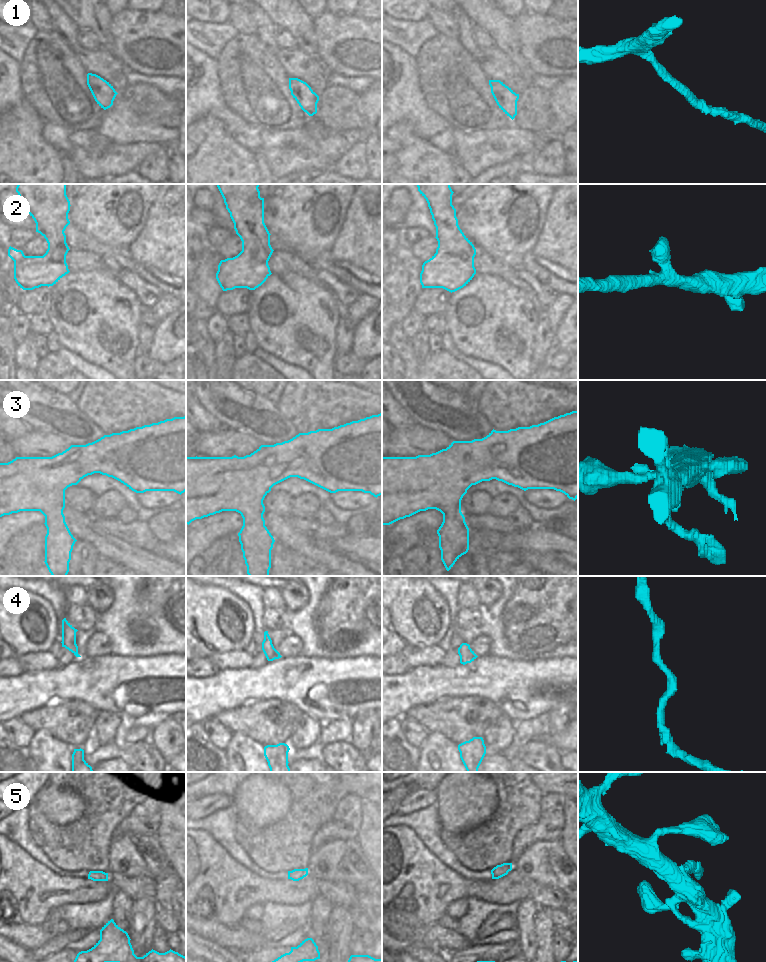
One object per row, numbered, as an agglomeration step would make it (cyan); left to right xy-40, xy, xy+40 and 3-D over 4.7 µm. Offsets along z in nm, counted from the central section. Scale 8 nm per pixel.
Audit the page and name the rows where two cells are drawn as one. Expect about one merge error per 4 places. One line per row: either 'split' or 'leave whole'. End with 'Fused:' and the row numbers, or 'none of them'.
1: leave whole
2: leave whole
3: leave whole
4: leave whole
5: leave whole
Fused: none of them

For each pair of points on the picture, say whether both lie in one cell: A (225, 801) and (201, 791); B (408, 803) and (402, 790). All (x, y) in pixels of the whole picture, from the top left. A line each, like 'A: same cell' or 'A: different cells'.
A: different cells
B: different cells

